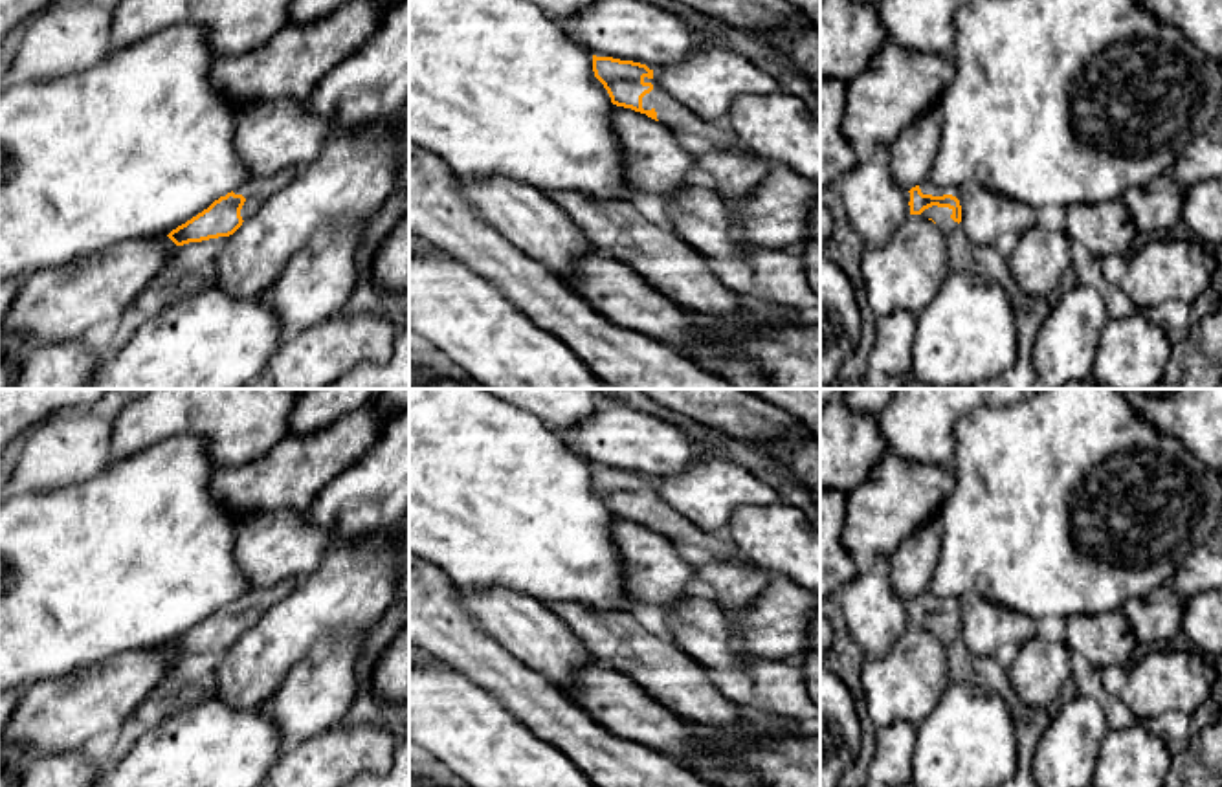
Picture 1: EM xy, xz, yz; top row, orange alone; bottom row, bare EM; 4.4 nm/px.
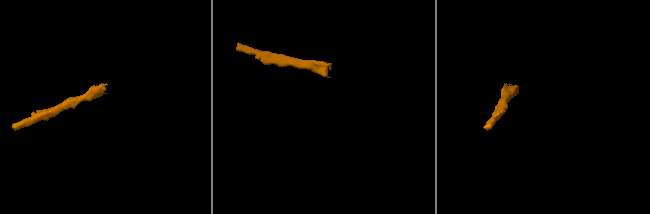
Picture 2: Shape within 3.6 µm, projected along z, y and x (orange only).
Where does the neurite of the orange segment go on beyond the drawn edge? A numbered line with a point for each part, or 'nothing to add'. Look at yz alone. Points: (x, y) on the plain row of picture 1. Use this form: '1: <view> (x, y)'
1: yz (940, 626)

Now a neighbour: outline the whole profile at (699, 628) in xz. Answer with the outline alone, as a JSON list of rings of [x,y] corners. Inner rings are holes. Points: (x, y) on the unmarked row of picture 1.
[[[688,596],[664,605],[672,642],[706,670],[745,673],[747,655],[736,644],[734,613]]]

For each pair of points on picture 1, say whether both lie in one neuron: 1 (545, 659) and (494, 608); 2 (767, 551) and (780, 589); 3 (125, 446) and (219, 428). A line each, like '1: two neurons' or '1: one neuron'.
1: one neuron
2: two neurons
3: one neuron

